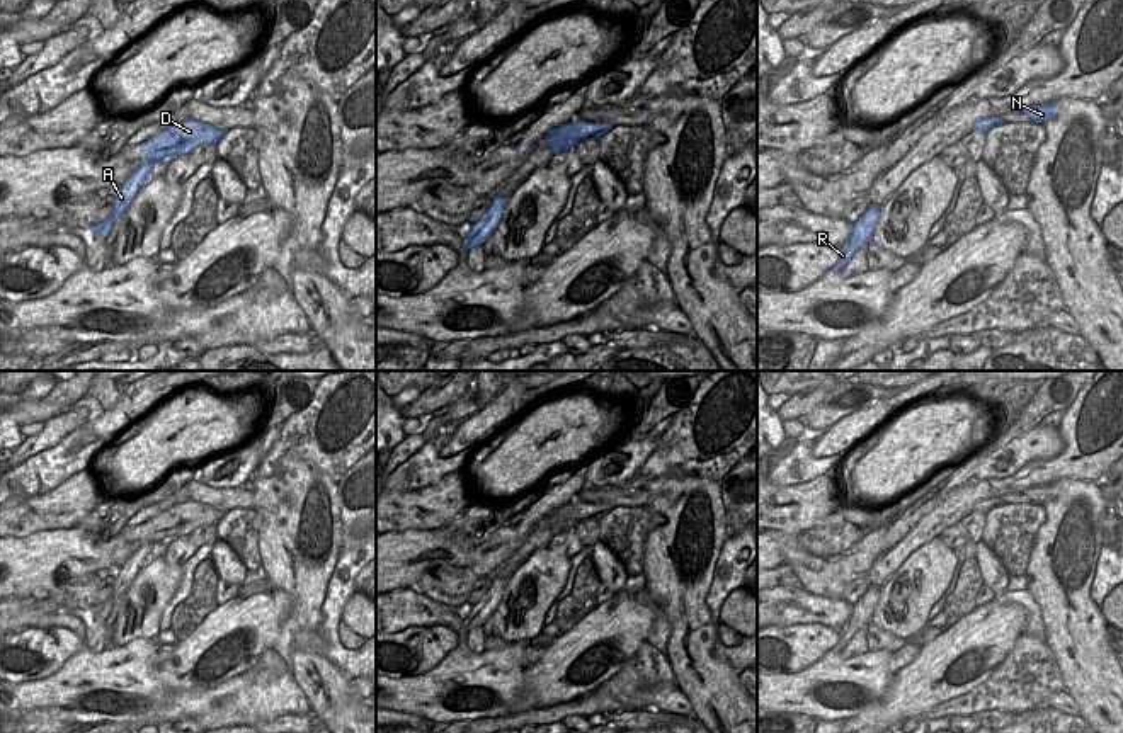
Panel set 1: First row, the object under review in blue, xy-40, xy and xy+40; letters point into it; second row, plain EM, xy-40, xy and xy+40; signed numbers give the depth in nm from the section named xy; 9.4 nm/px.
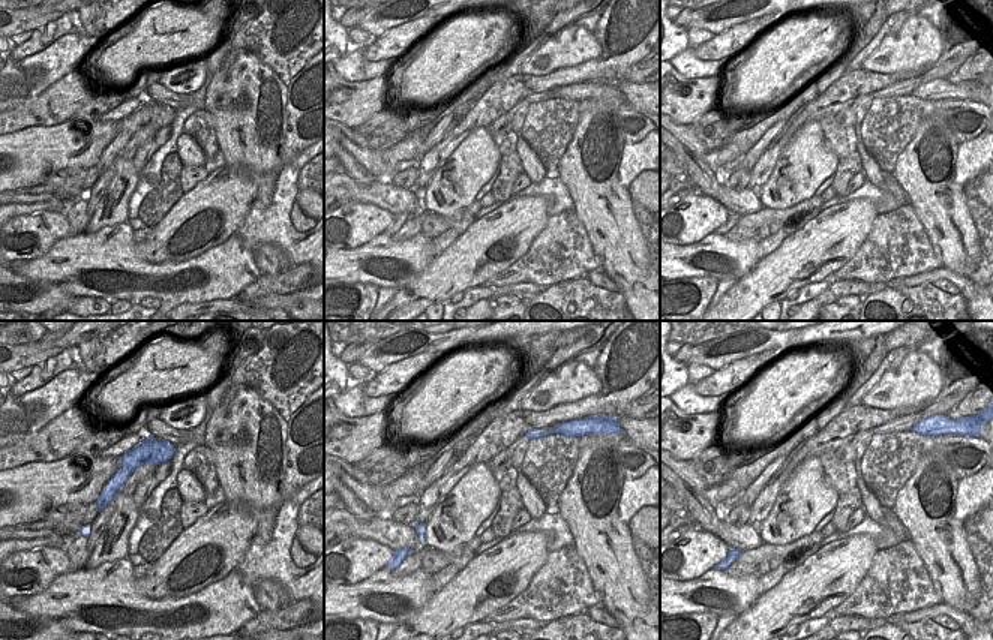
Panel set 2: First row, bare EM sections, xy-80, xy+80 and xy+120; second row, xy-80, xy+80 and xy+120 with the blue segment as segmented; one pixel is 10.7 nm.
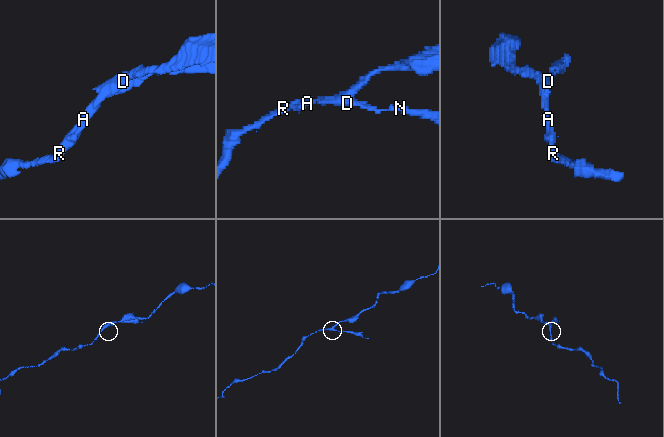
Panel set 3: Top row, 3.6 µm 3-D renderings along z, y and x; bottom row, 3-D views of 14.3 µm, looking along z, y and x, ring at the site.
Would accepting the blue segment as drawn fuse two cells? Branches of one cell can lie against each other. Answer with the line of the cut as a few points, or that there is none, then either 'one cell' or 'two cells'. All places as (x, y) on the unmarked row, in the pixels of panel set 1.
cut xy (582, 517), (570, 526), (552, 531); two cells

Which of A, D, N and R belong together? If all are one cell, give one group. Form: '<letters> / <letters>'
A D R / N

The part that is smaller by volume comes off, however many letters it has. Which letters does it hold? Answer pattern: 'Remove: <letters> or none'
Remove: N.

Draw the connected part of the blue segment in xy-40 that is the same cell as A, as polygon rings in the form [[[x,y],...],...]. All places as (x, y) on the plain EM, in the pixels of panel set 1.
[[[184,502],[174,505],[153,519],[143,522],[136,529],[141,529],[146,541],[124,561],[119,571],[114,575],[114,588],[111,597],[92,609],[94,616],[107,619],[112,604],[128,590],[133,578],[151,558],[151,549],[165,541],[180,536],[191,536],[197,527],[204,524],[218,524],[225,512],[214,512],[204,503]]]

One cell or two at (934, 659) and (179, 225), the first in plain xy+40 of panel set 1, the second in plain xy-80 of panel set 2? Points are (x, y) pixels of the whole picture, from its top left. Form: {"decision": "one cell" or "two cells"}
{"decision": "one cell"}

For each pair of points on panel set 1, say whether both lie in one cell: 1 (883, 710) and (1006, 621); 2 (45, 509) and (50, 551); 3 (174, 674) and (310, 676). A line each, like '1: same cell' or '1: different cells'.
1: same cell
2: different cells
3: different cells

